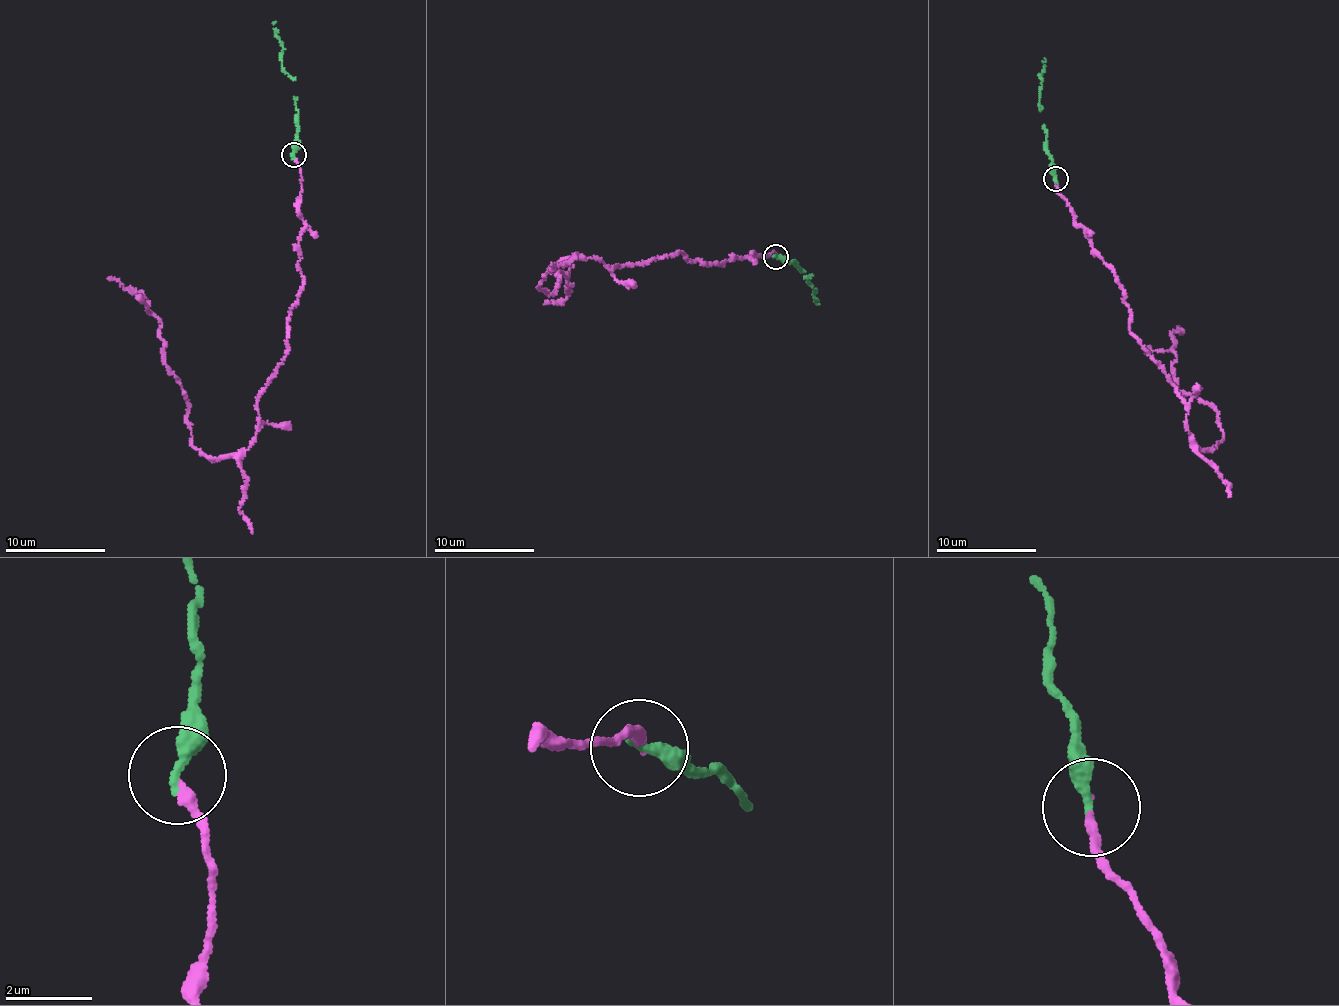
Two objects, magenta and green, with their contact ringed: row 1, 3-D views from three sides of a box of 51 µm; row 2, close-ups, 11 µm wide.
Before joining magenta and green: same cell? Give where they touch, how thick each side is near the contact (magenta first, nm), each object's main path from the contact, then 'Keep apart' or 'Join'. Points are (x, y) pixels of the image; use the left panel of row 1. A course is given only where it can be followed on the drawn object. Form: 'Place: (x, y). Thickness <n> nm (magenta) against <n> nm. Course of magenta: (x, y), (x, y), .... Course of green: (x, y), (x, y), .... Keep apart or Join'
Place: (293, 155). Thickness 190 nm (magenta) against 320 nm. Course of magenta: (294, 157), (302, 288), (246, 450), (214, 458), (192, 445), (144, 294), (107, 278). Course of green: (294, 154), (298, 125), (293, 78), (282, 66), (283, 43), (274, 29), (275, 23). Join

